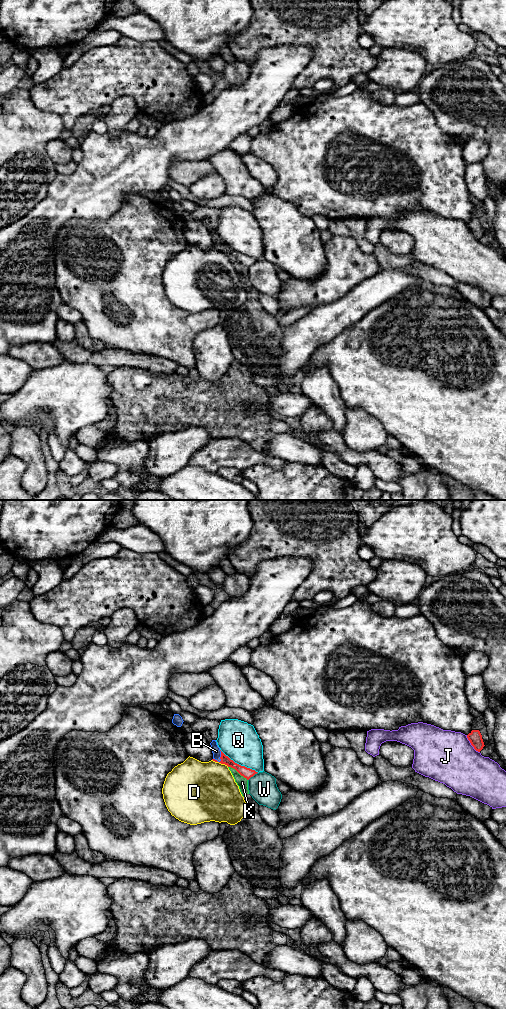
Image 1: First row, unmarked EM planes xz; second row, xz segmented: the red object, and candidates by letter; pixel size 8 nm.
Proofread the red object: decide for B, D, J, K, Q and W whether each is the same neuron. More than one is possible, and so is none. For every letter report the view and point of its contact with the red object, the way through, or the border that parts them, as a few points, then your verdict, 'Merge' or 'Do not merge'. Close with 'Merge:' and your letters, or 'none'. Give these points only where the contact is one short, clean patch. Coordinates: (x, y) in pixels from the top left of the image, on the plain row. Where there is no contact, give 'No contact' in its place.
B: Touches red at xz (221, 244). Boundary: xz (220, 238), (219, 250). Do not merge
D: Touches red at xz (220, 250). Boundary: xz (212, 247), (228, 254). Do not merge
J: Touches red at xz (471, 232). Do not merge
K: Touches red at xz (238, 260). Boundary: xz (228, 254), (235, 257), (247, 268). Do not merge
Q: Touches red at xz (238, 252). Boundary: xz (220, 237), (235, 250), (258, 260). Do not merge
W: Touches red at xz (252, 264). Boundary: xz (257, 260), (248, 268). Do not merge
Merge: none

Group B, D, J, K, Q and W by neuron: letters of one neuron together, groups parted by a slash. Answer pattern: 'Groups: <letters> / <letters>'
Groups: B K / D / J / Q / W

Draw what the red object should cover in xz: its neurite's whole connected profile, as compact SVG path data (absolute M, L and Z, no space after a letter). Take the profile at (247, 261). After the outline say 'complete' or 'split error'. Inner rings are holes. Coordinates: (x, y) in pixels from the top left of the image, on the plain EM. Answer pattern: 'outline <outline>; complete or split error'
outline M221 239L220 247L221 247L221 249L219 251L225 252L228 255L235 257L241 264L243 264L247 268L249 268L251 265L253 265L255 262L258 261L255 258L252 258L250 256L247 256L245 254L241 254L241 253L235 251L228 244L226 244L222 239Z; complete

